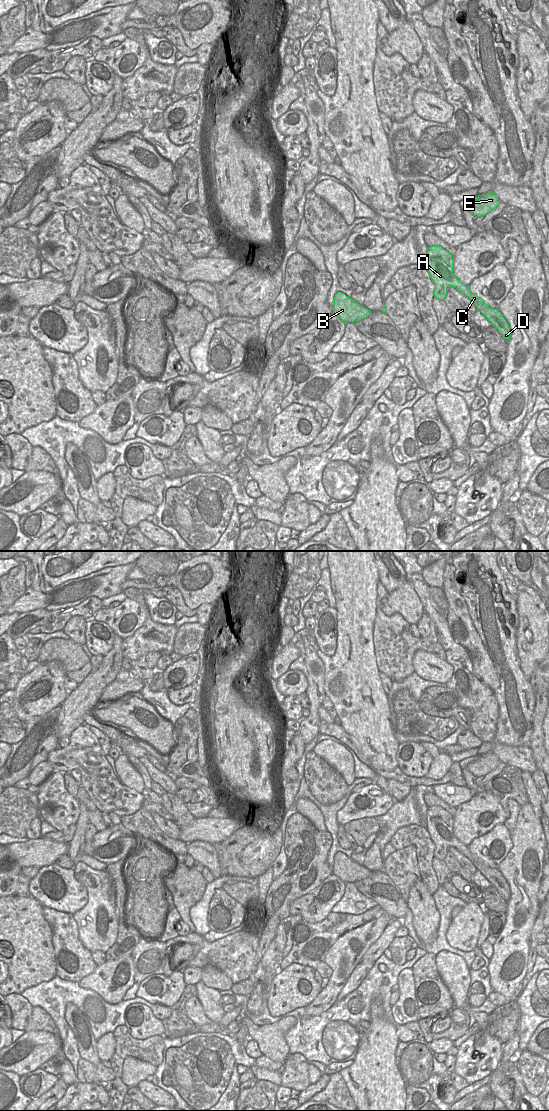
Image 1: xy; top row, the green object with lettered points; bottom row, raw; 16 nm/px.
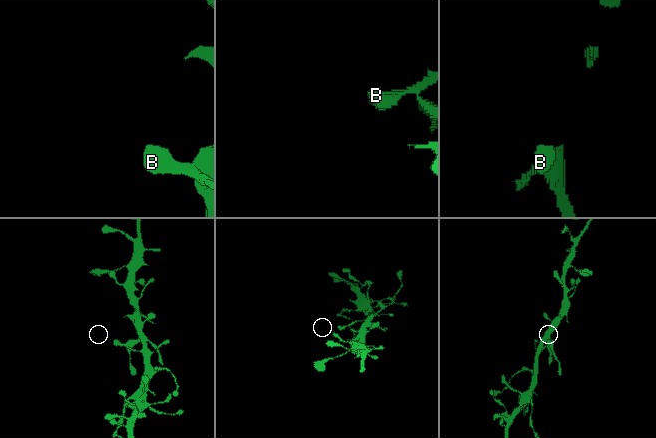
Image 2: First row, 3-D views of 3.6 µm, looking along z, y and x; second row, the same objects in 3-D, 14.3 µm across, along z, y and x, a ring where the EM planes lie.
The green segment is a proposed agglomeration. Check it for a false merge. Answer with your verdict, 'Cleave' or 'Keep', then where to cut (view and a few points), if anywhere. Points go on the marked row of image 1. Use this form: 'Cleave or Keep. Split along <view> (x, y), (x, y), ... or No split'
Keep. No split.

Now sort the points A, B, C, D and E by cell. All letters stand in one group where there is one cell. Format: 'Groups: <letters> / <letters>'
Groups: A B C D E.

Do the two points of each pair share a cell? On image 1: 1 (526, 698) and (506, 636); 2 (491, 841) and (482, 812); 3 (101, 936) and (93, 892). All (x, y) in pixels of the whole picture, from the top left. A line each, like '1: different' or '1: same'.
1: same
2: different
3: same

